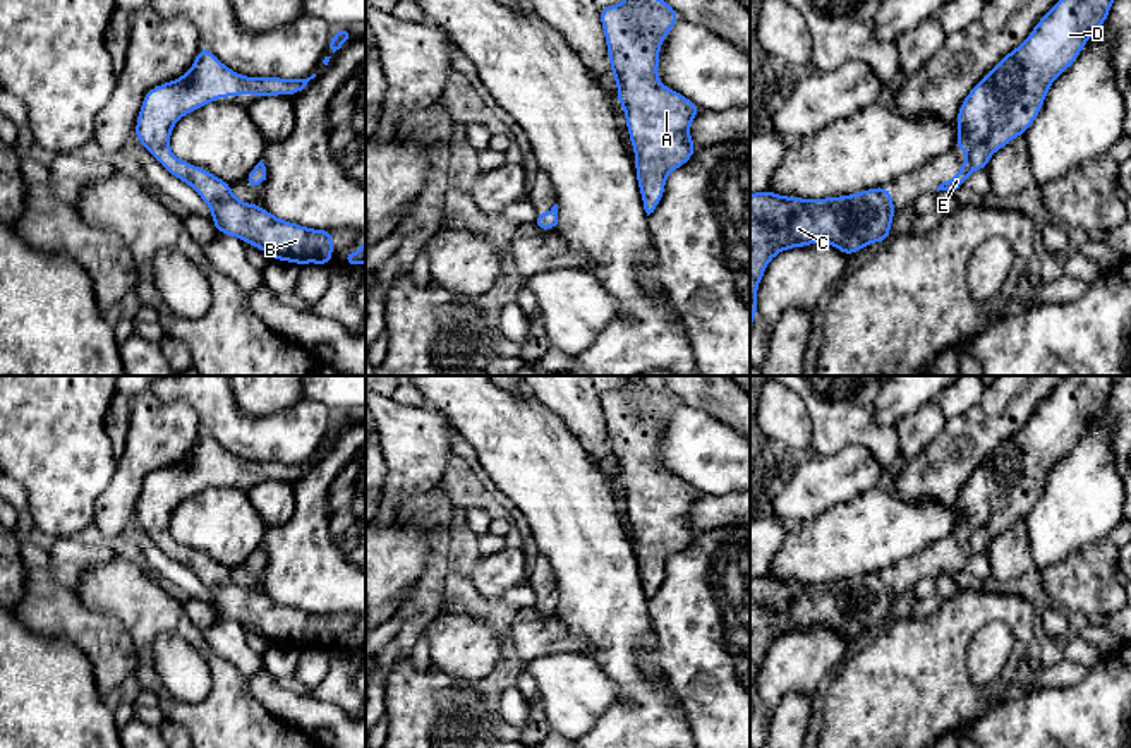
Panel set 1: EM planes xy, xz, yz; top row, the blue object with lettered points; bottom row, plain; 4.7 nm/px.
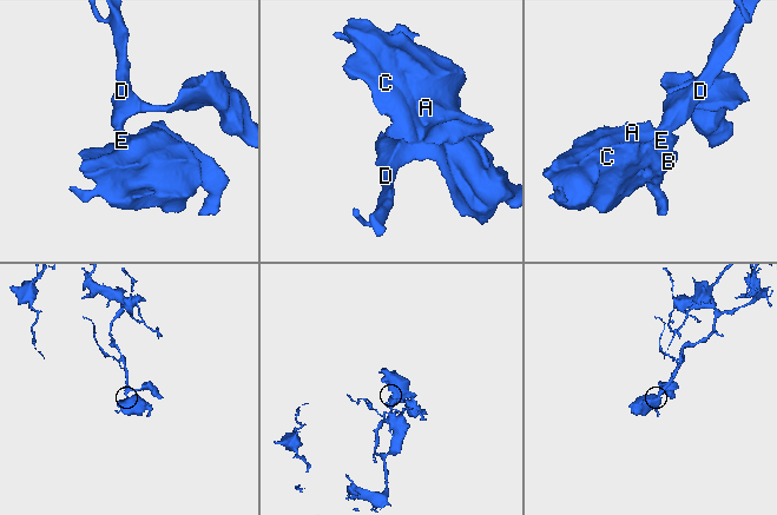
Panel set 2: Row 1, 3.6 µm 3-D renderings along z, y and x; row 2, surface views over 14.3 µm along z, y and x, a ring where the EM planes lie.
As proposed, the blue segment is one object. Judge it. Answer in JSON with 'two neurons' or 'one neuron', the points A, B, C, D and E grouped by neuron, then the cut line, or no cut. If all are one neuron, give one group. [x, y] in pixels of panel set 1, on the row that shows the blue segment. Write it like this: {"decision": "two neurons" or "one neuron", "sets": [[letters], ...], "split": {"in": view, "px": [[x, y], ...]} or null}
{"decision": "one neuron", "sets": [["A", "B", "C", "D", "E"]], "split": null}

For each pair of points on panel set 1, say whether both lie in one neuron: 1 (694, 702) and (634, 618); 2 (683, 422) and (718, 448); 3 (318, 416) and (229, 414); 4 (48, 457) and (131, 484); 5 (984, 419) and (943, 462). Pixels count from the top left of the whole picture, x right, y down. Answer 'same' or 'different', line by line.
1: different
2: same
3: same
4: different
5: same

